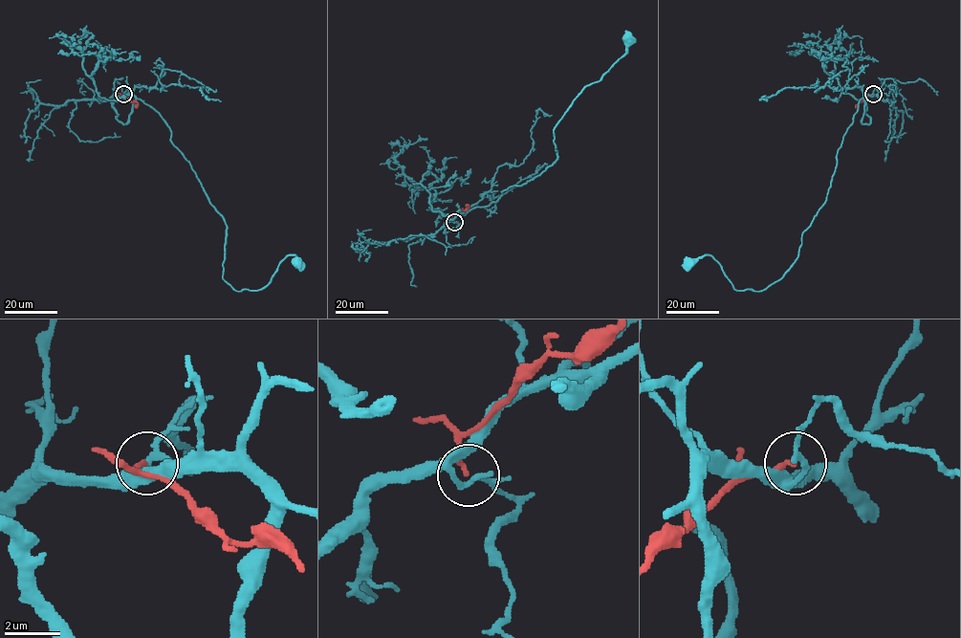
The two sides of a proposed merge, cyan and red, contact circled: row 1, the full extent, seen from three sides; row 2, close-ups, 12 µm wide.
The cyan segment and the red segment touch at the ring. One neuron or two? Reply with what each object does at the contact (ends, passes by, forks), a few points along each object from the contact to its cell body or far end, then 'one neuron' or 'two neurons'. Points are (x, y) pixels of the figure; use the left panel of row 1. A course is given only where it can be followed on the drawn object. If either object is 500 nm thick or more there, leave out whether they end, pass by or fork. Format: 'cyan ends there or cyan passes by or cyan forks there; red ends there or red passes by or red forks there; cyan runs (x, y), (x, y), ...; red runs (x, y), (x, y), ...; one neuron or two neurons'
cyan passes by; red ends there; cyan runs (123, 94), (160, 115), (223, 217), (222, 277), (233, 289), (264, 288), (288, 255), (298, 261); red runs (123, 94), (138, 104), (136, 108); two neurons

